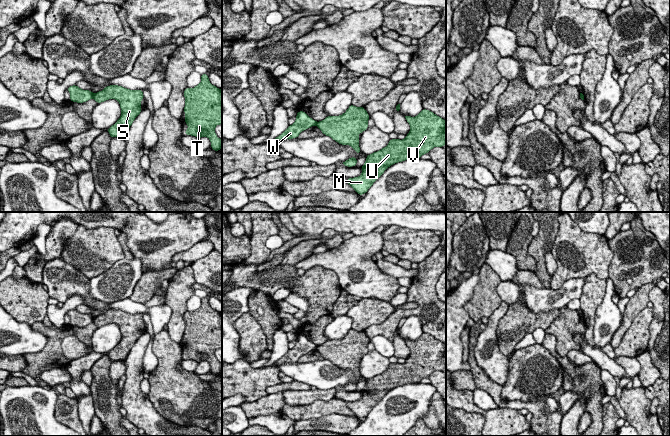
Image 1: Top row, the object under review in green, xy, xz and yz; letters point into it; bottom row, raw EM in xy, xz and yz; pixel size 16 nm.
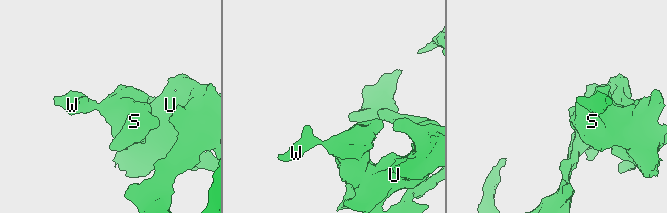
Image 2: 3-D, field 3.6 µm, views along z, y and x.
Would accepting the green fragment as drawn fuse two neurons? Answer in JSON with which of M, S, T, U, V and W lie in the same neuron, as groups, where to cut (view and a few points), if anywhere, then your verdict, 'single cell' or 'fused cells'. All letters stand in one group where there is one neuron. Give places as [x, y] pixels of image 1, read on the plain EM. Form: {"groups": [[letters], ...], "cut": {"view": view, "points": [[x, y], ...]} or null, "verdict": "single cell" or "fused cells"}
{"groups": [["M", "S", "T", "U", "V"], ["W"]], "cut": {"view": "xy", "points": [[92, 318], [93, 321]]}, "verdict": "fused cells"}

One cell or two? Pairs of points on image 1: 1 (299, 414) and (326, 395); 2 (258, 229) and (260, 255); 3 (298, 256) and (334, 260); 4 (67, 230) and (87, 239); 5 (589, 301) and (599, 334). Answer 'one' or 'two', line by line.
1: two
2: one
3: two
4: two
5: two

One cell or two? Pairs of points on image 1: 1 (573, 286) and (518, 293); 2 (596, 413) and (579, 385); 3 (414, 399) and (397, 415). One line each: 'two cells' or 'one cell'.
1: one cell
2: one cell
3: one cell

